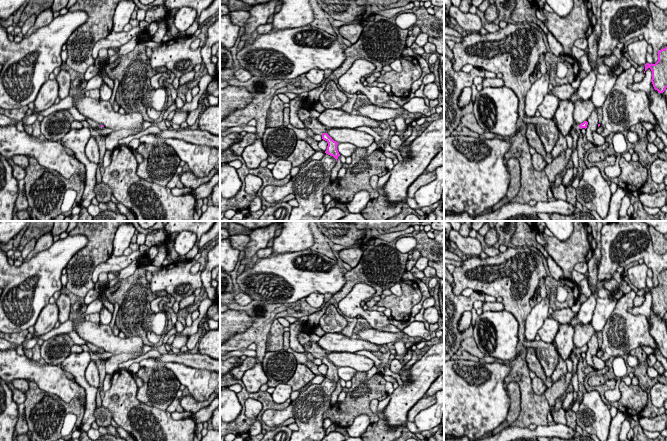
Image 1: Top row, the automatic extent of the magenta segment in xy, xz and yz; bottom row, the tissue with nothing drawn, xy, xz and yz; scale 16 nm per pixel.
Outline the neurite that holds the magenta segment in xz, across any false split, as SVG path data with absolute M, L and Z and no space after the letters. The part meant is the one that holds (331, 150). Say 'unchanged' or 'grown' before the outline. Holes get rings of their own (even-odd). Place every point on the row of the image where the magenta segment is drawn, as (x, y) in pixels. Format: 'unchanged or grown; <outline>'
grown; M306 109L298 110L298 117L304 123L305 127L311 129L313 133L321 135L322 139L328 143L326 154L333 156L336 161L340 156L337 145L338 142L334 141L327 133L327 127L323 126L316 117L313 117L310 111Z

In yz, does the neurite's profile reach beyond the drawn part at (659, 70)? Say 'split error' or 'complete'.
complete

